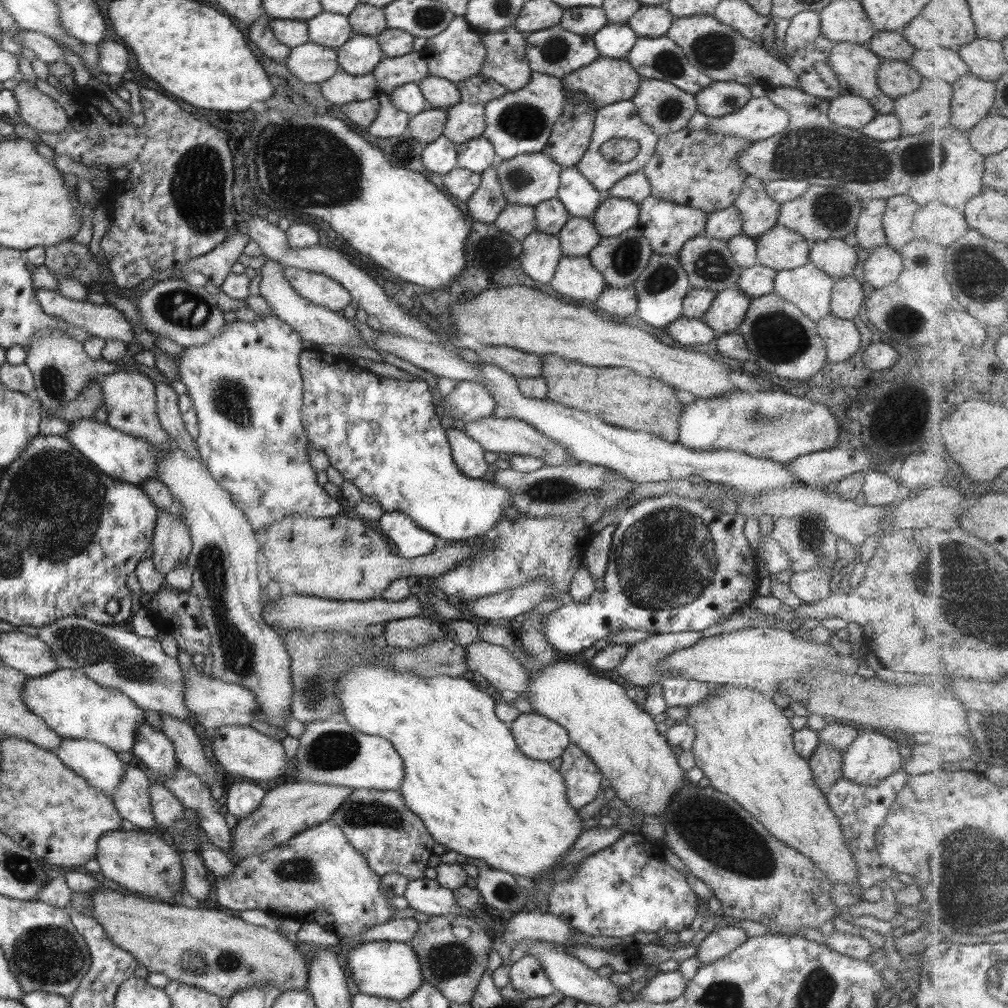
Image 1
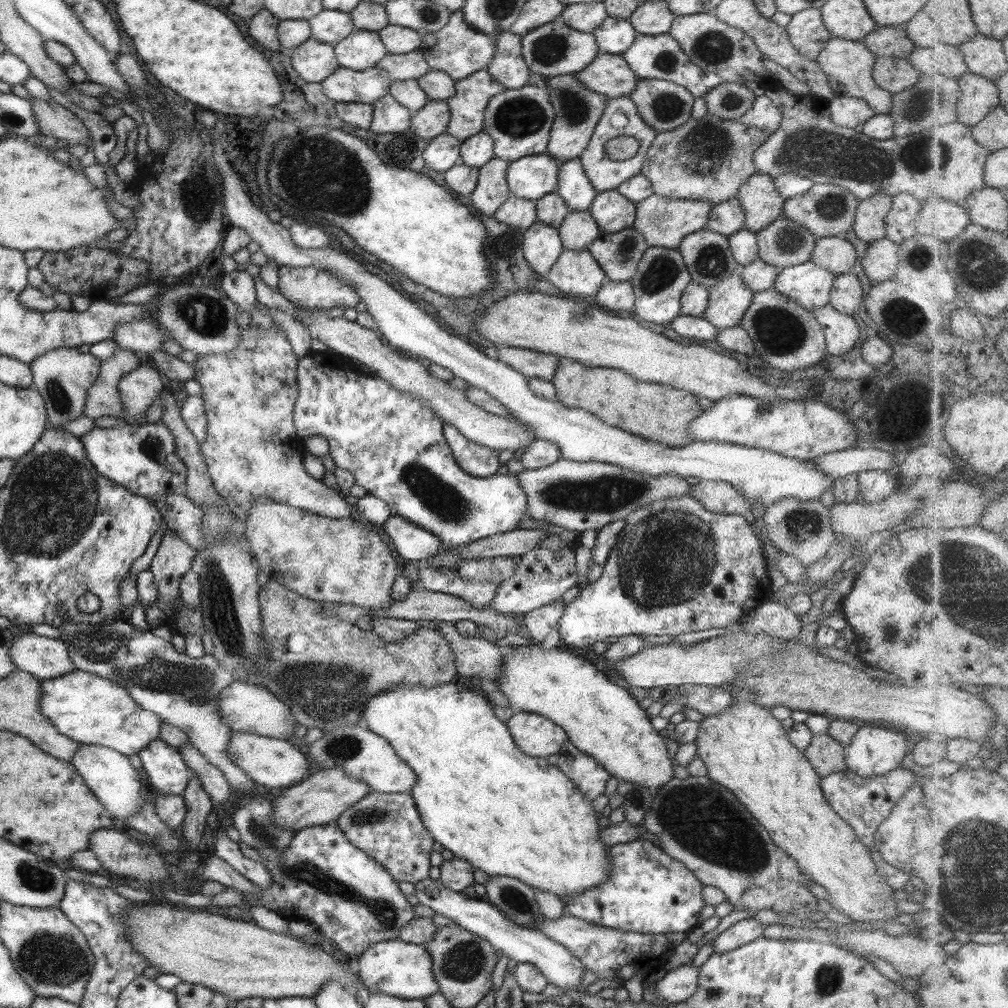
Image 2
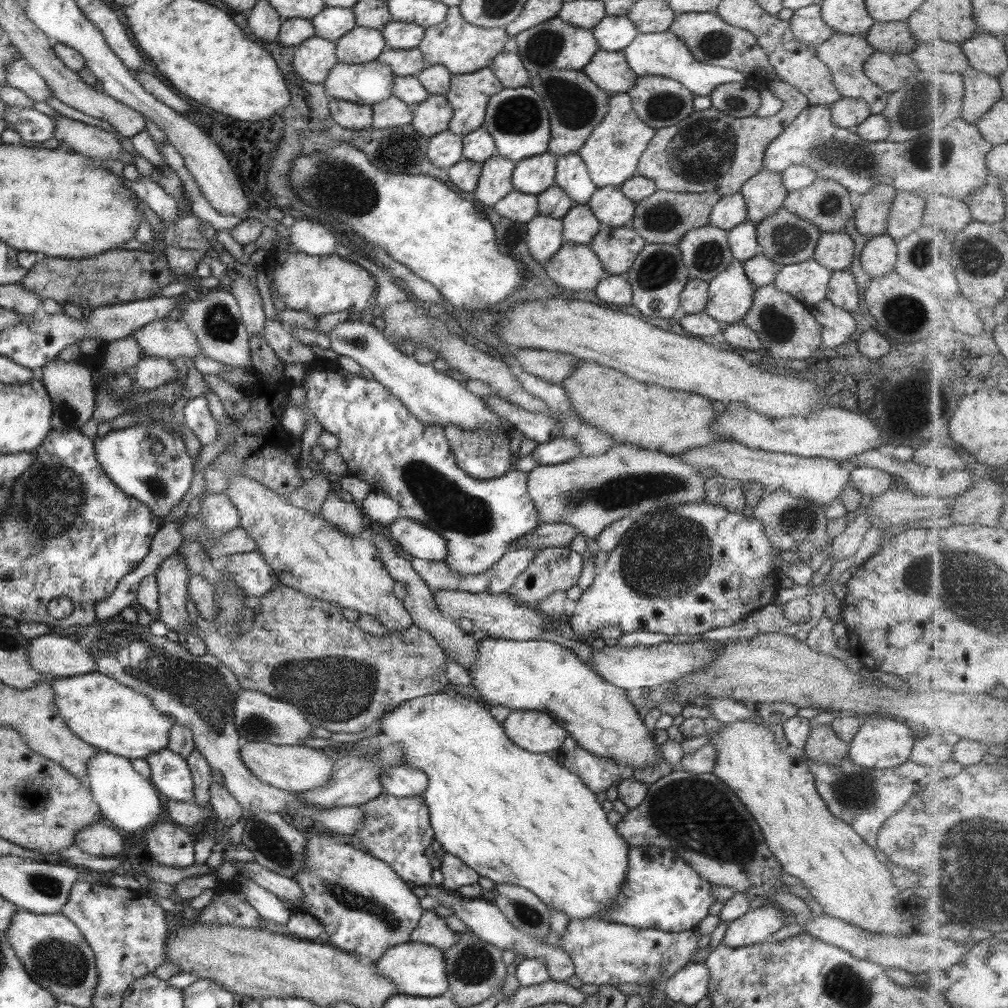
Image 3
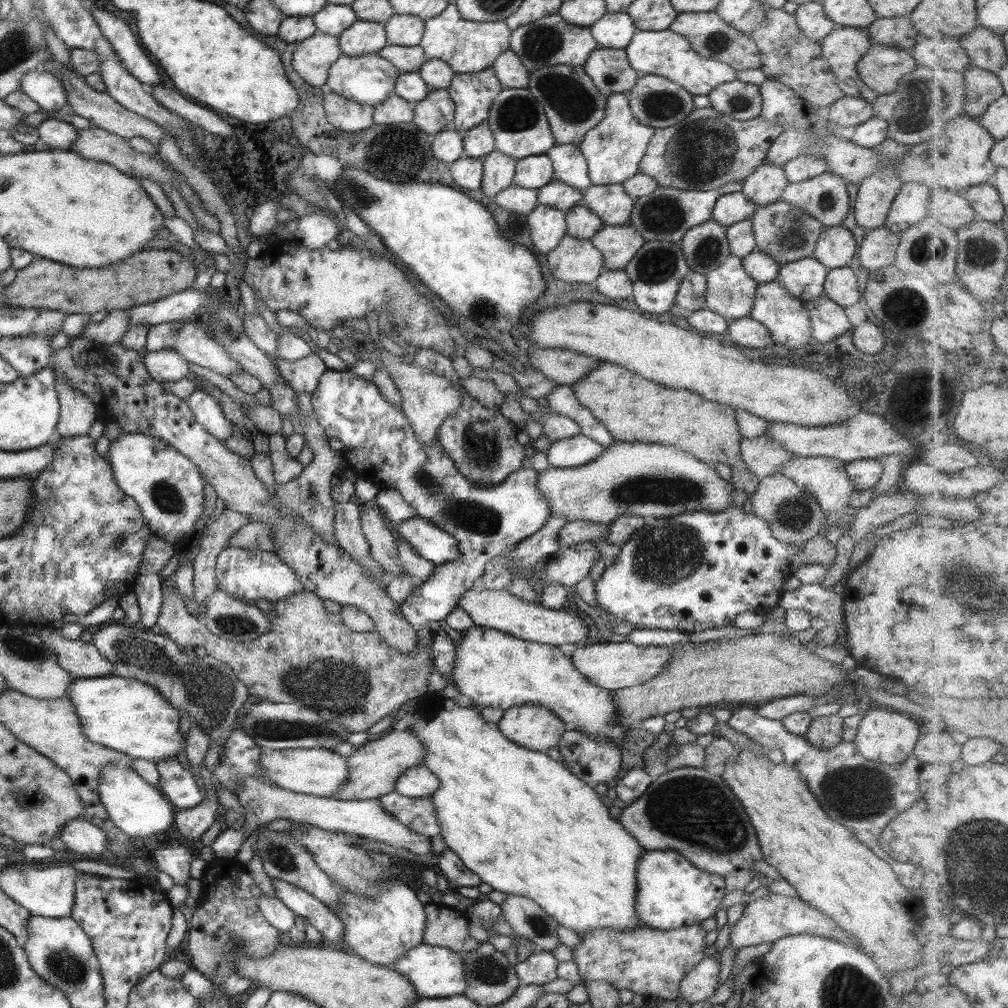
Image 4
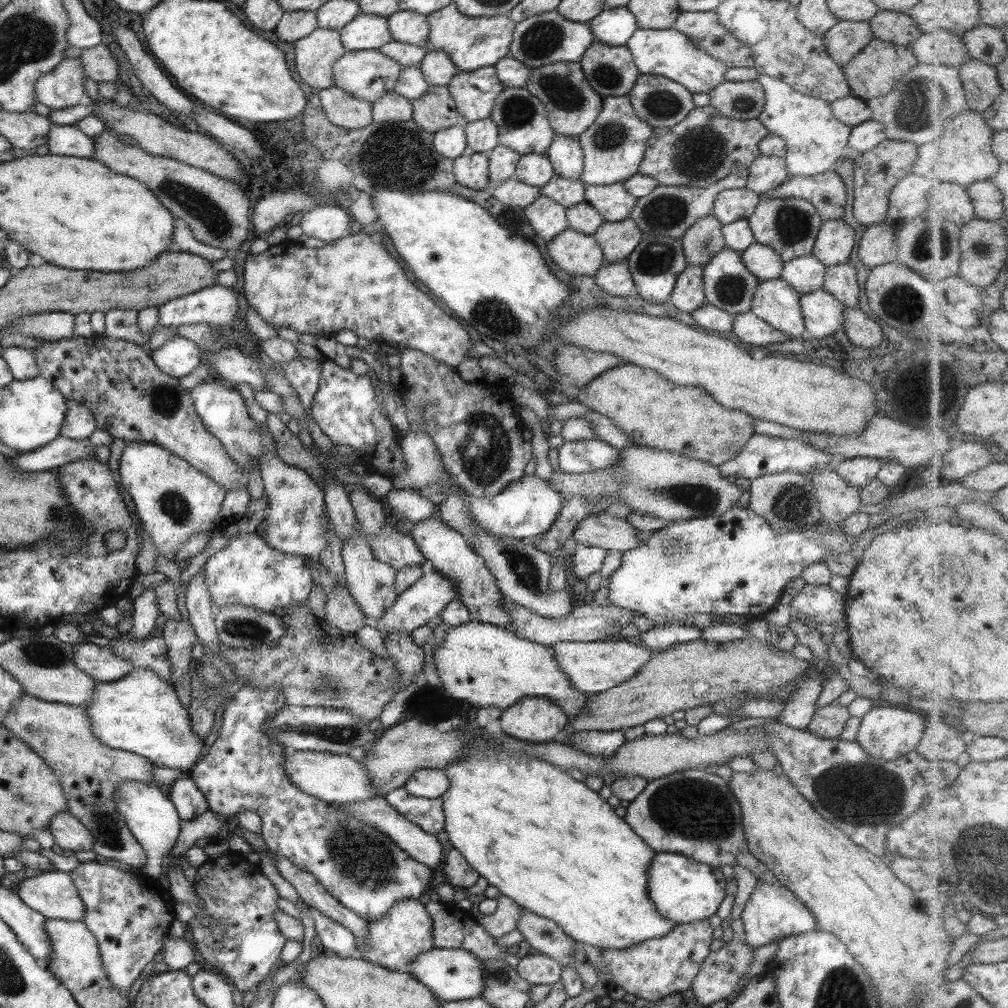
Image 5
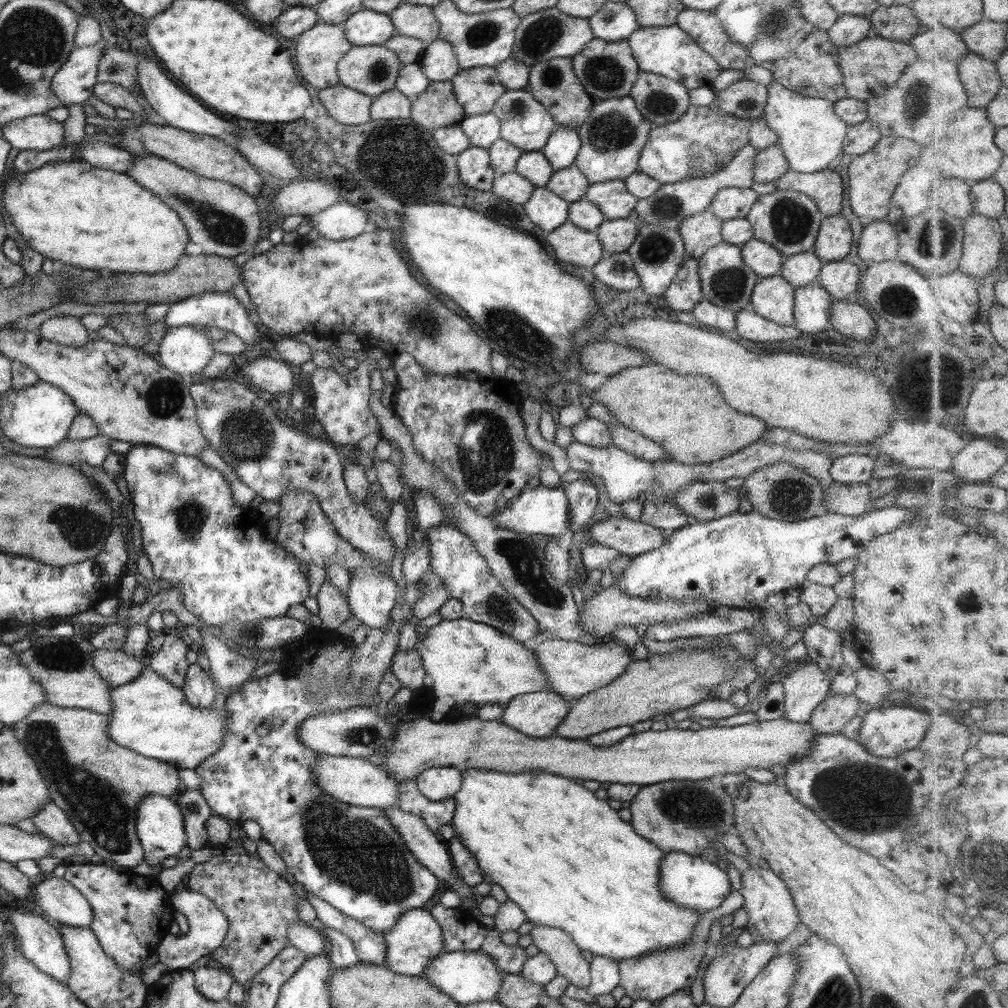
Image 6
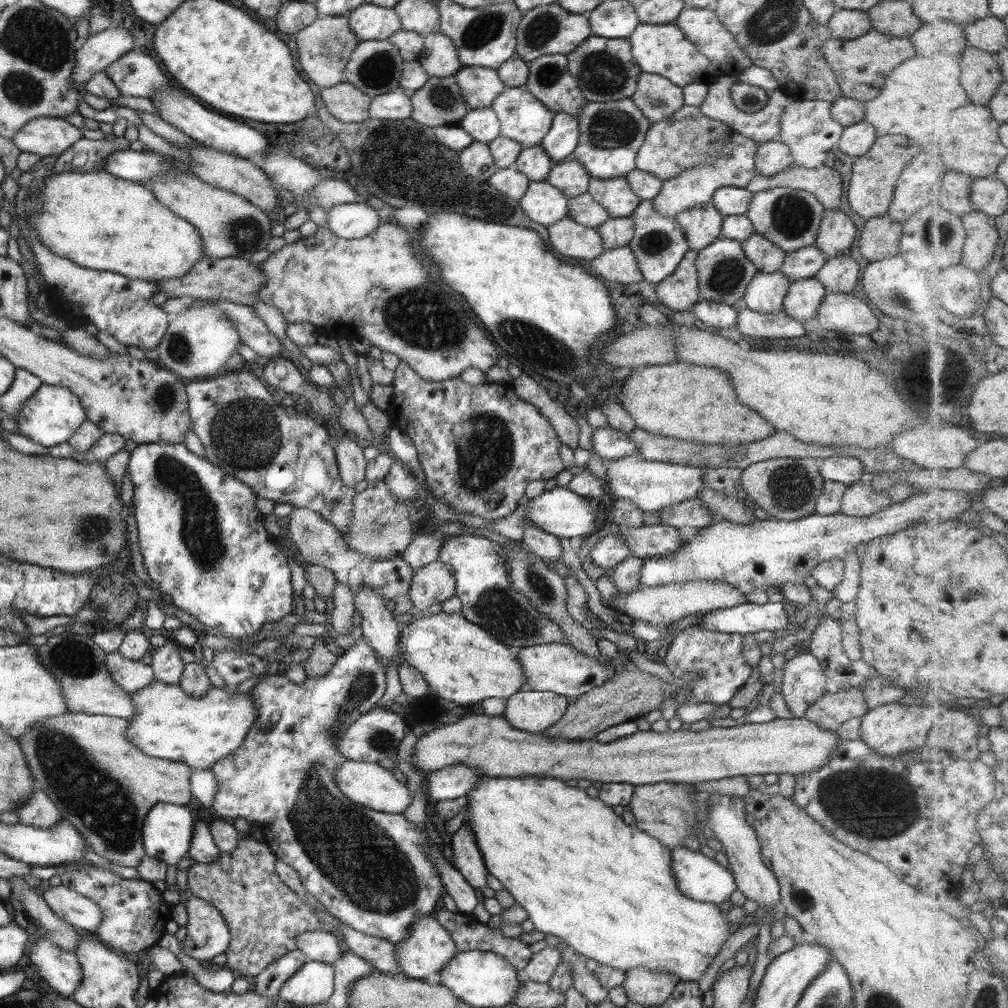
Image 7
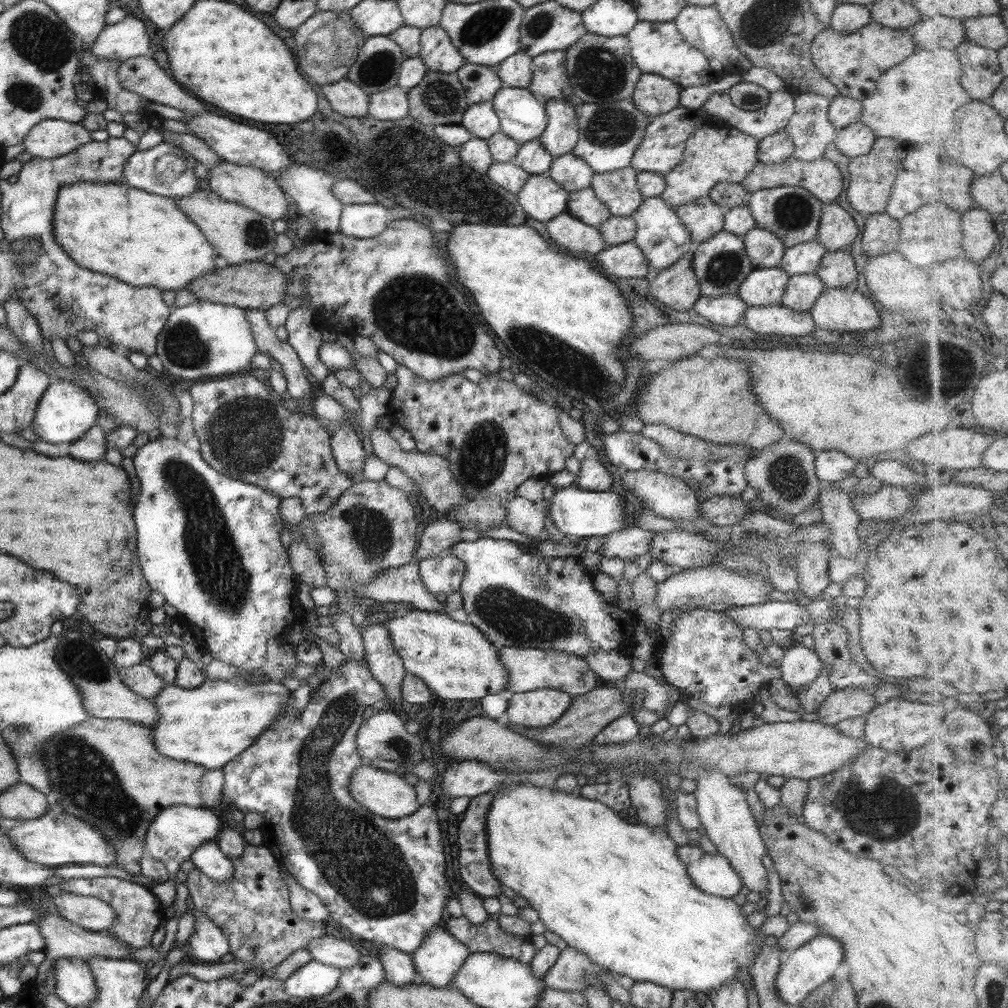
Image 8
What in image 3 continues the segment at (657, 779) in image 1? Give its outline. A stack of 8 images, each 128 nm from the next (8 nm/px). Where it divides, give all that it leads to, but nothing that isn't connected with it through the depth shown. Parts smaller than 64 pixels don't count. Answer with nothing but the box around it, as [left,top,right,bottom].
[467,637,659,770]

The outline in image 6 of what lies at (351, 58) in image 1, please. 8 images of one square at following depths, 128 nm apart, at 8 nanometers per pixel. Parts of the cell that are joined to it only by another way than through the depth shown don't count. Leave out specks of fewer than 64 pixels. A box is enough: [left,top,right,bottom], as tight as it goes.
[341,8,395,46]

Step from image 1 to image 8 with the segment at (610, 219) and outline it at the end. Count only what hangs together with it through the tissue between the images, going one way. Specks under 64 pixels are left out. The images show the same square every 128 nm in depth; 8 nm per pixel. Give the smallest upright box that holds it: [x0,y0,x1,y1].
[591,167,643,217]

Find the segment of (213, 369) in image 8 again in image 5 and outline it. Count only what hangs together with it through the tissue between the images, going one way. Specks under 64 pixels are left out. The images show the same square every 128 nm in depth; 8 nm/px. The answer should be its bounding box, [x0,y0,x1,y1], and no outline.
[150,336,203,380]

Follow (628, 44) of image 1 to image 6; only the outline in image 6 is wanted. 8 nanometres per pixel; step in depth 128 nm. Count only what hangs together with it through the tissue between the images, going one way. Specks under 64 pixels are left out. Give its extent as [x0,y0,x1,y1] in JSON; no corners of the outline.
[587,2,638,42]

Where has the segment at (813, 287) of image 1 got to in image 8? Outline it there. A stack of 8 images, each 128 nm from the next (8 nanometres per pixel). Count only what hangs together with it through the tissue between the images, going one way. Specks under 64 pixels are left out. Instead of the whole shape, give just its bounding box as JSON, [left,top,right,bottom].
[779,238,826,275]

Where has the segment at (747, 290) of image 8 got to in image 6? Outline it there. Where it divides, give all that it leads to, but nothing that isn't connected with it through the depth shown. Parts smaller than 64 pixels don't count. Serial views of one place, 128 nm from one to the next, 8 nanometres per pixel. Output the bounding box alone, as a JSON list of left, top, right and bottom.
[749,275,796,328]

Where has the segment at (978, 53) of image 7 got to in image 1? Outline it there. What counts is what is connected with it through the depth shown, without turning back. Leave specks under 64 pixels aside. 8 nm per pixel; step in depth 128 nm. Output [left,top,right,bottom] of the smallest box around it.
[952,73,996,132]

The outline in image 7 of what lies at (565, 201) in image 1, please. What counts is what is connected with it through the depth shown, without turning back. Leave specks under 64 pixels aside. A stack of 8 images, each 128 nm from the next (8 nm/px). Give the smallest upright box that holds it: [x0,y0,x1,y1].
[540,112,578,165]

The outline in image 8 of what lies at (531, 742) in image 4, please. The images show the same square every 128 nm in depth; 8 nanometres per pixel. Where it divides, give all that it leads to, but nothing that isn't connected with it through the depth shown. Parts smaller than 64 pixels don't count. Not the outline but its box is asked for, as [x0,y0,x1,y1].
[503,688,572,728]

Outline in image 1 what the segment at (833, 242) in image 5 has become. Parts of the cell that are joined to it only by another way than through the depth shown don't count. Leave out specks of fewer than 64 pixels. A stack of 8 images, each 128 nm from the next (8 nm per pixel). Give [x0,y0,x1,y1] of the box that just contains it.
[809,239,857,280]

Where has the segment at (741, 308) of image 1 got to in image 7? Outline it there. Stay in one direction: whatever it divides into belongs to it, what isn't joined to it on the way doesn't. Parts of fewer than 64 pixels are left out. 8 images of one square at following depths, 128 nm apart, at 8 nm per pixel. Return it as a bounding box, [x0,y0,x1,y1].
[695,237,757,306]

